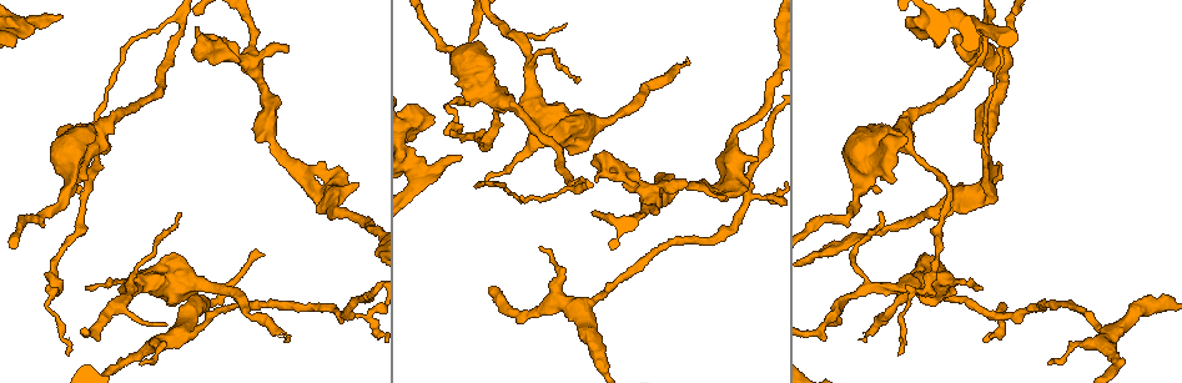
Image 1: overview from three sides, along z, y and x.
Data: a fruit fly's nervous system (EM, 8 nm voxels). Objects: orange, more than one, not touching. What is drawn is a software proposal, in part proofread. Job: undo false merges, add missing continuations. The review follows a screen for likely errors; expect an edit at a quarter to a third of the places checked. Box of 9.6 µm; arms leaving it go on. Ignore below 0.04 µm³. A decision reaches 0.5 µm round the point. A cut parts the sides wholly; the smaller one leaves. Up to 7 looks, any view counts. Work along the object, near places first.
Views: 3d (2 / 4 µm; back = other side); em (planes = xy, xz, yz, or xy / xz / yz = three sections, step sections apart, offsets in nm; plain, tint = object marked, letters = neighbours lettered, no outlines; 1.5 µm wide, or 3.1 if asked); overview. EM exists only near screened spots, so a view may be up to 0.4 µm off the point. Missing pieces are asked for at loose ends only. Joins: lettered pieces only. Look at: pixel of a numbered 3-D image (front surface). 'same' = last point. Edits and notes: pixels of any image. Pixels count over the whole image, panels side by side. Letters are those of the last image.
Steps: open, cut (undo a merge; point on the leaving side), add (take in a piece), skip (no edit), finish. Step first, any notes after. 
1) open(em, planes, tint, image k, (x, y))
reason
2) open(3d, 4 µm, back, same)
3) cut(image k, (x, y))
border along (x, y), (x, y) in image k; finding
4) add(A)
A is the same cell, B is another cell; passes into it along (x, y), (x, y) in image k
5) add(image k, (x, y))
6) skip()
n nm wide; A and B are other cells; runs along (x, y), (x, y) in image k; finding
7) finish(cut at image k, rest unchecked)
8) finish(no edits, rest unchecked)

open(3d, 4 µm, image 1, (287, 342))
long arm stops here

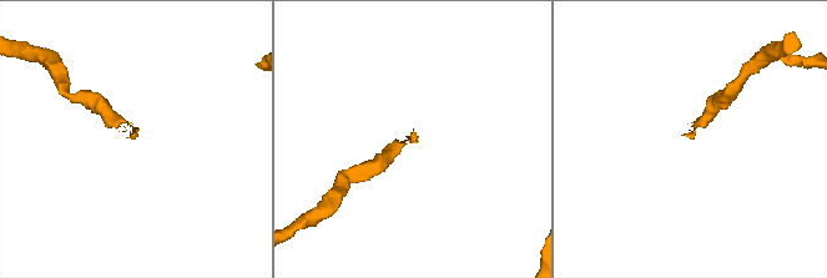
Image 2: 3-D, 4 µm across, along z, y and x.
open(em, planes, plain, image 2, (415, 139))
now the EM

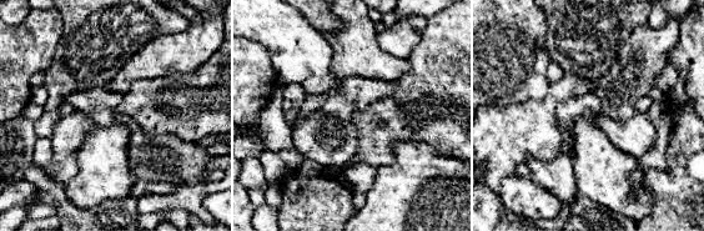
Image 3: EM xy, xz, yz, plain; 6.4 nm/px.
open(em, planes, letters, same)
see the neighbours

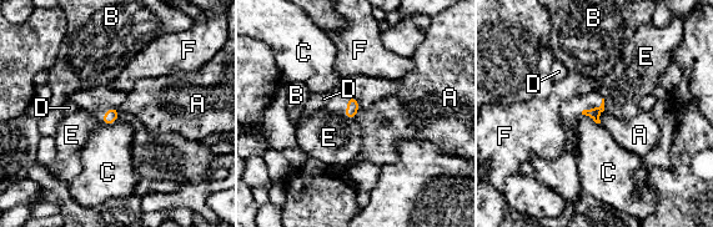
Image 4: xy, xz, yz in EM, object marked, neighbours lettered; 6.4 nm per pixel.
skip()
A, B, C, D, E and F are other cells; border along (603, 110), (599, 115), (599, 122) in image 4; no lettered piece goes on from it

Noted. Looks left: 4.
open(3d, 2 µm, image 1, (542, 249))

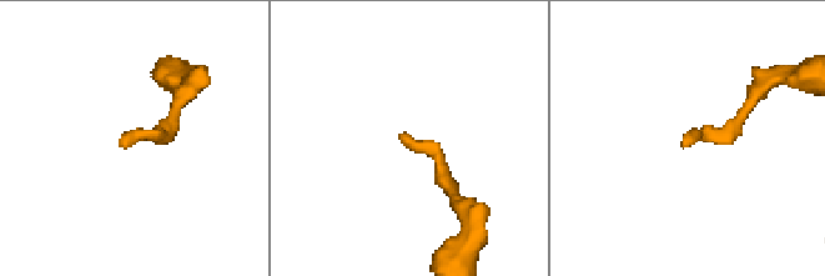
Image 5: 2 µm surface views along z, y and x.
open(em, planes, letters, image 5, (400, 138))
need the tissue

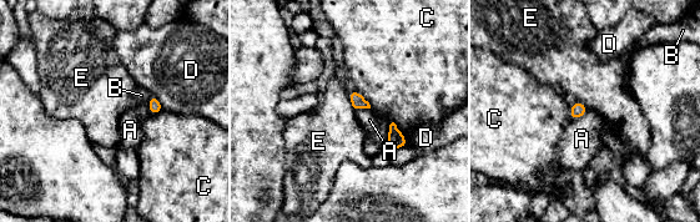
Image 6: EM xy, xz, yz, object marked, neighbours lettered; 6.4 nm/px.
skip()
A, B, C, D and E are other cells; border along (347, 92), (347, 97), (354, 107) in image 6; no lettered piece goes on from it

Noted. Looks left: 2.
open(em, planes, letters, image 1, (473, 186))

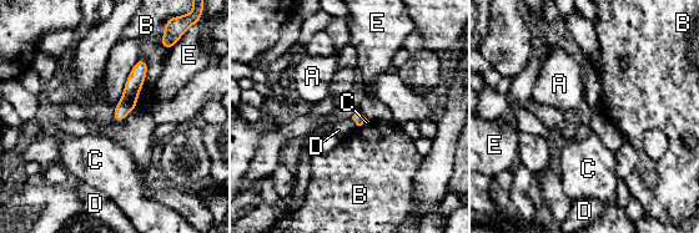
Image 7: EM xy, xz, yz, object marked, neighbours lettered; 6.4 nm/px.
skip()
70 nm wide; A, B, C, D and E are other cells; border along (351, 118), (357, 126) in image 7; no lettered piece goes on from it

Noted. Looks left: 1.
finish(no edits, rest unchecked)

